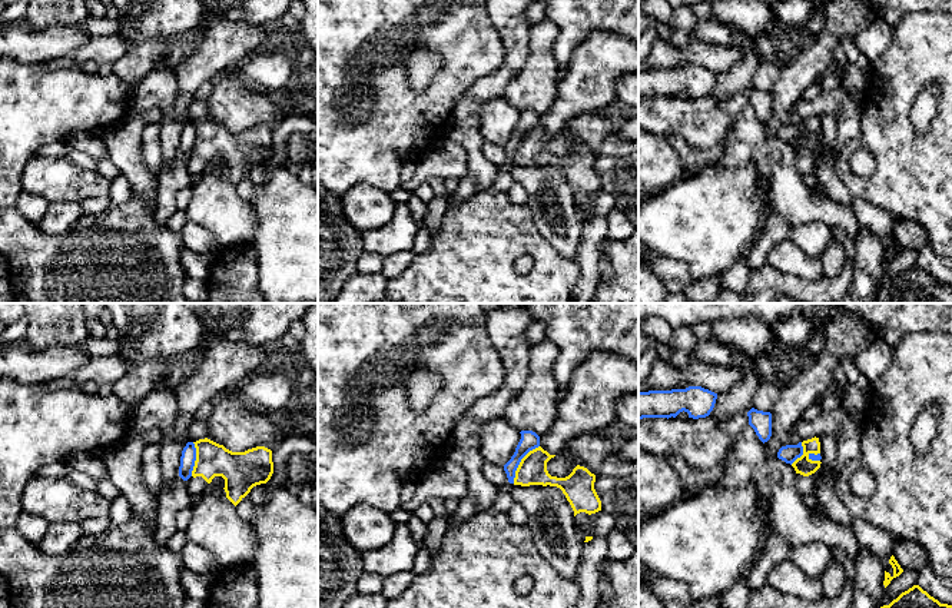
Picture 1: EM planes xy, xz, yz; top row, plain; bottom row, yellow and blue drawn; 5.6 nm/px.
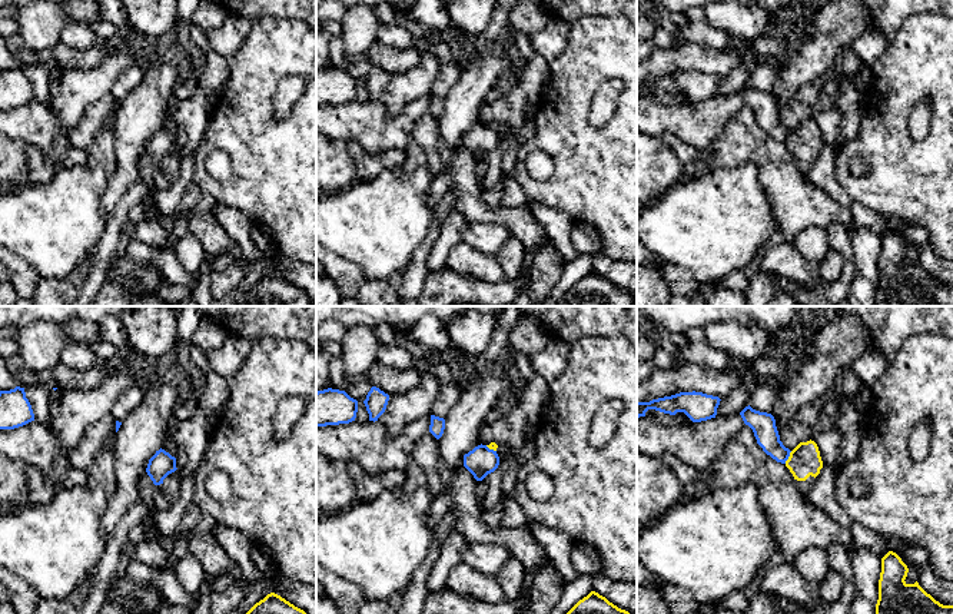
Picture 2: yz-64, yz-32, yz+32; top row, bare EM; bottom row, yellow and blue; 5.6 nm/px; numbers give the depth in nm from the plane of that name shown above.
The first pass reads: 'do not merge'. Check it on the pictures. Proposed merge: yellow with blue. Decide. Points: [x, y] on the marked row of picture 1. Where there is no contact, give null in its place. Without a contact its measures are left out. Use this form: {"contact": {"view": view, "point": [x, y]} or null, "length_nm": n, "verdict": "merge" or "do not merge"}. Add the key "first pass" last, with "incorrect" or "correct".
{"contact": {"view": "xz", "point": [520, 462]}, "length_nm": 260, "verdict": "do not merge", "first pass": "correct"}

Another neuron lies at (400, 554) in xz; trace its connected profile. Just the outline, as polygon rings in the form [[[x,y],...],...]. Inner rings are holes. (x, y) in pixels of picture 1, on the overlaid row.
[[[398,524],[388,546],[362,554],[364,572],[385,578],[402,571],[411,571],[417,552],[418,542],[412,538],[407,524]]]

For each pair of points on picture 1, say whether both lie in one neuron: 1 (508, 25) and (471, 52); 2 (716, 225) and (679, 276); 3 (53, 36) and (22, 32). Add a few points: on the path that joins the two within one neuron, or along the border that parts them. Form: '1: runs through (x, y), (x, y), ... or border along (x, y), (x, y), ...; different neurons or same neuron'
1: border along (487, 15), (506, 49), (503, 65); different neurons
2: border along (654, 251), (677, 259), (695, 279); different neurons
3: runs through (46, 37), (29, 37); same neuron

